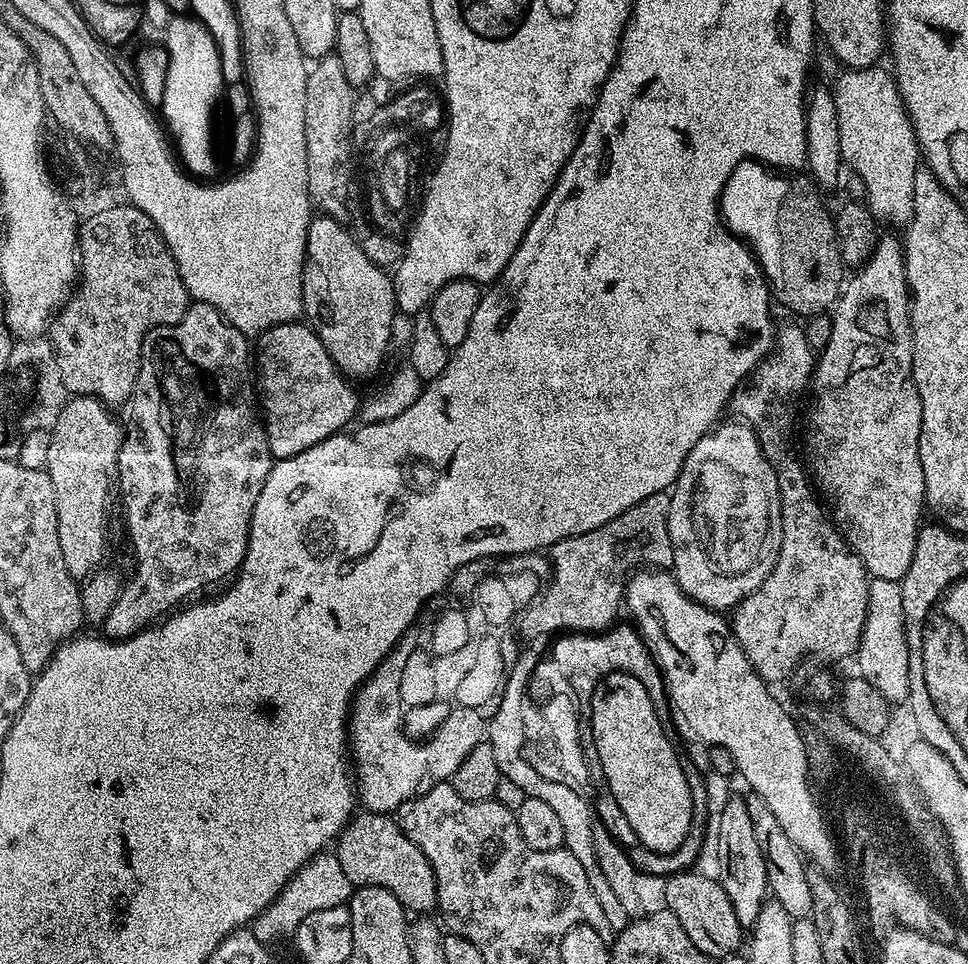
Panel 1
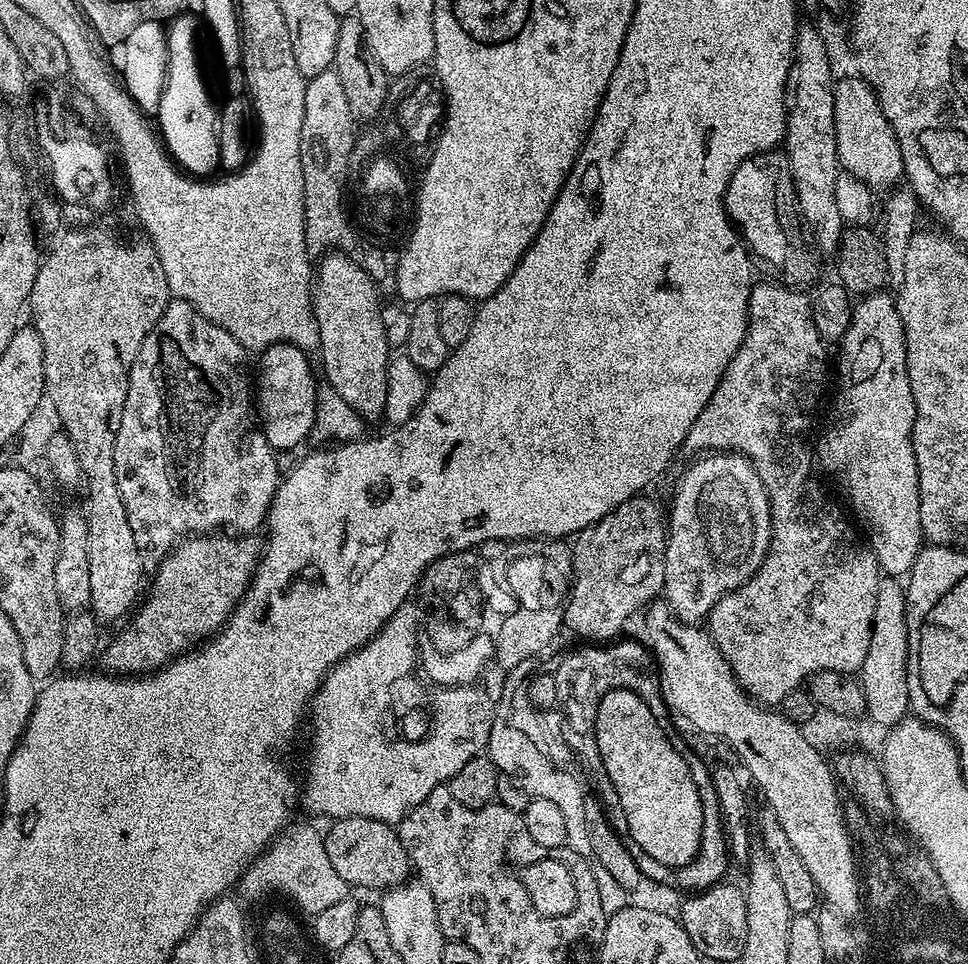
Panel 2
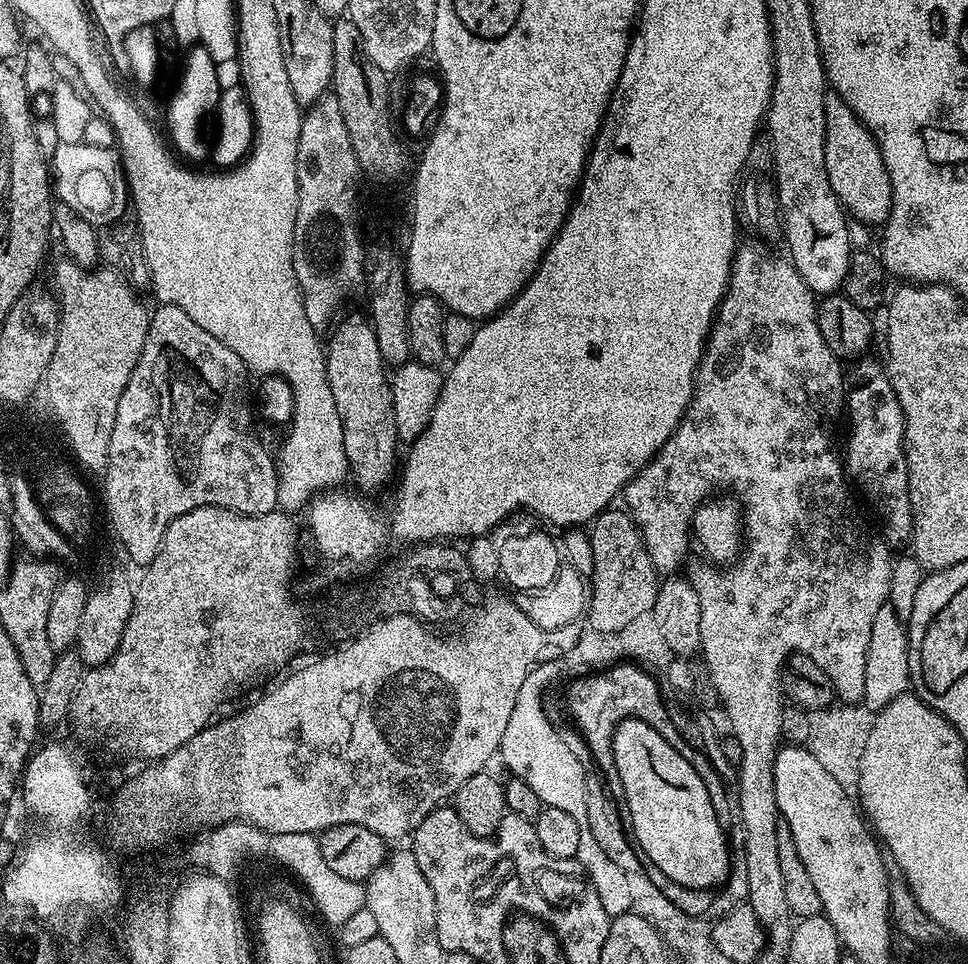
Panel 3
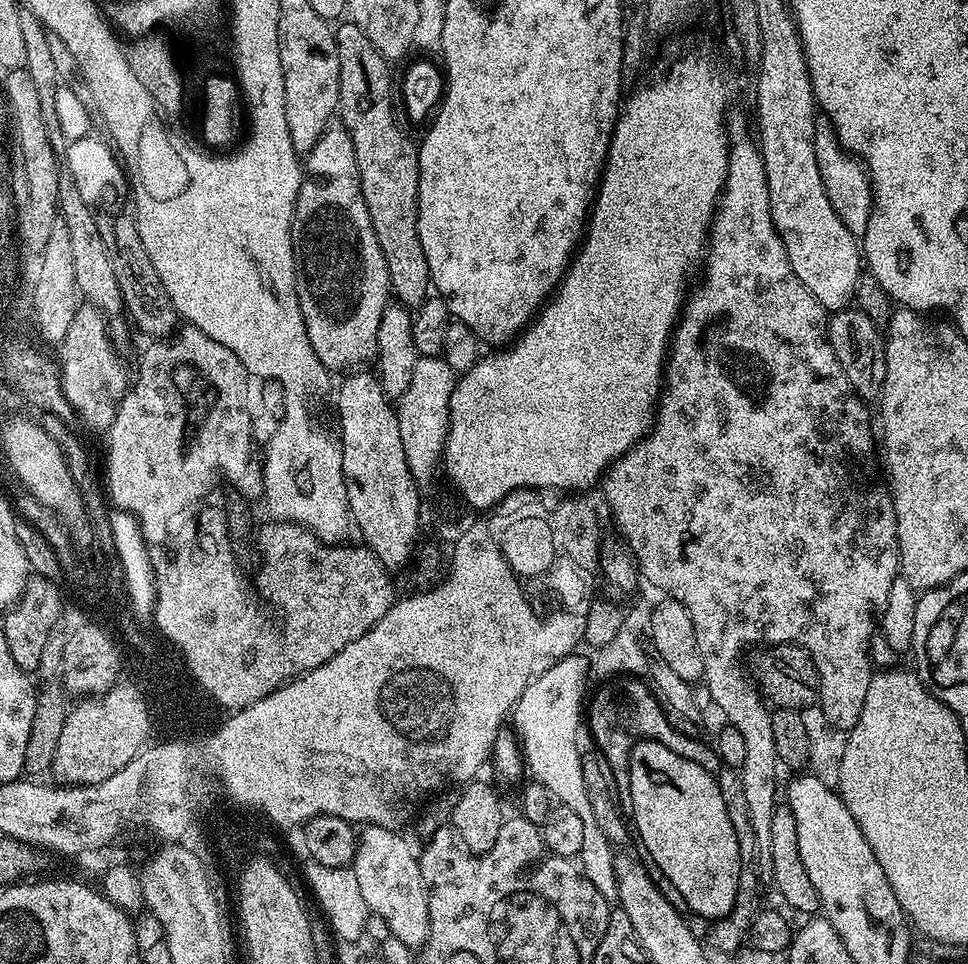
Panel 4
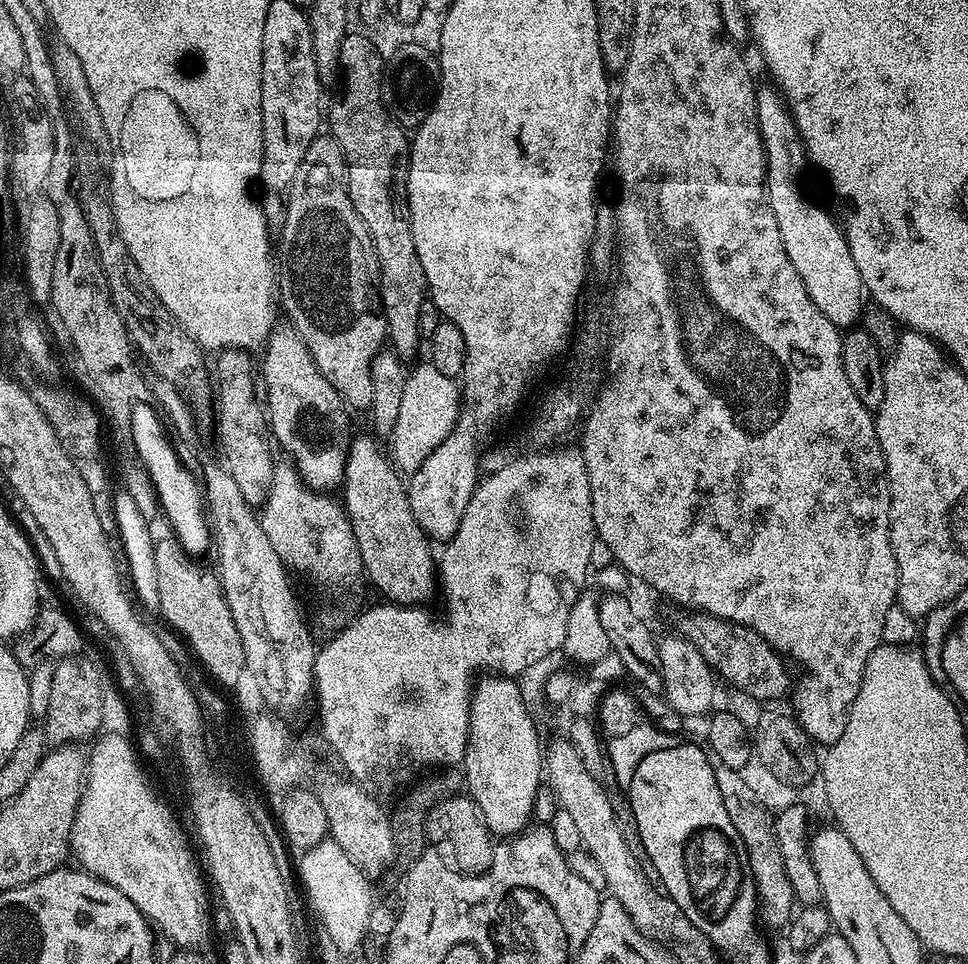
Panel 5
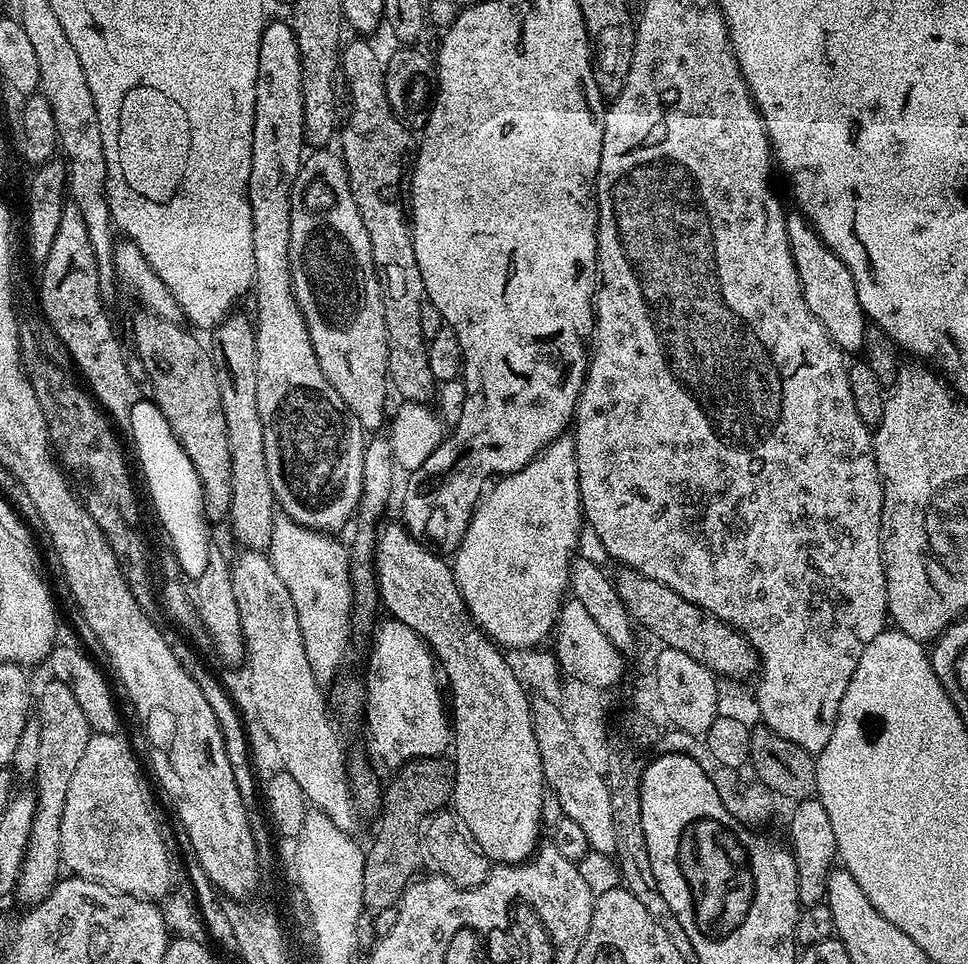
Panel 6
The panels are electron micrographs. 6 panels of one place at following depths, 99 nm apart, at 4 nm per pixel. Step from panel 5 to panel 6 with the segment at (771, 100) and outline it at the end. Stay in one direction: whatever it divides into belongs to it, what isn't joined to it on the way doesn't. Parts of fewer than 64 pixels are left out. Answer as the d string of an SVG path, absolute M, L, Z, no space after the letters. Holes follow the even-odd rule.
M793 214L787 217L786 234L790 242L790 254L798 270L802 294L806 298L806 306L810 306L810 314L822 322L826 334L841 352L859 353L864 347L866 317L858 302L858 290L850 270L846 270L842 258L838 258L838 254L834 254L834 250L822 242L815 228L803 216Z

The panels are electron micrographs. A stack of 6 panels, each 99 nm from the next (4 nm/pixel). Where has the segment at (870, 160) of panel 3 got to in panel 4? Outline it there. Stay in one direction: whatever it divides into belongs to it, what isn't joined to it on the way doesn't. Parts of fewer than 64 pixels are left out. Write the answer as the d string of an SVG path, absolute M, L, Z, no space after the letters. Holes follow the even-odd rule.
M821 112L817 113L815 118L814 158L817 159L818 174L821 175L834 212L842 218L842 224L852 236L862 238L866 226L869 225L869 214L873 210L871 180L863 163L838 143L832 123L828 116Z

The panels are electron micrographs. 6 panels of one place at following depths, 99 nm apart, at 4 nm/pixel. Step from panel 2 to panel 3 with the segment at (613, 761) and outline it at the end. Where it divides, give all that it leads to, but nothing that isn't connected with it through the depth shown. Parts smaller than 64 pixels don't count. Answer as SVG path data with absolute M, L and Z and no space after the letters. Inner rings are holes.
M621 720L612 735L612 749L618 778L622 778L622 804L630 825L630 836L643 859L649 865L652 863L663 879L691 888L719 889L729 879L728 867L732 860L728 857L728 840L724 837L725 825L721 824L714 814L706 782L698 778L698 770L694 770L694 766L690 766L690 762L682 758L682 754L678 754L678 750L674 750L674 746L670 746L670 742L662 738L662 734L658 734L658 730L654 730L654 726L641 720Z

